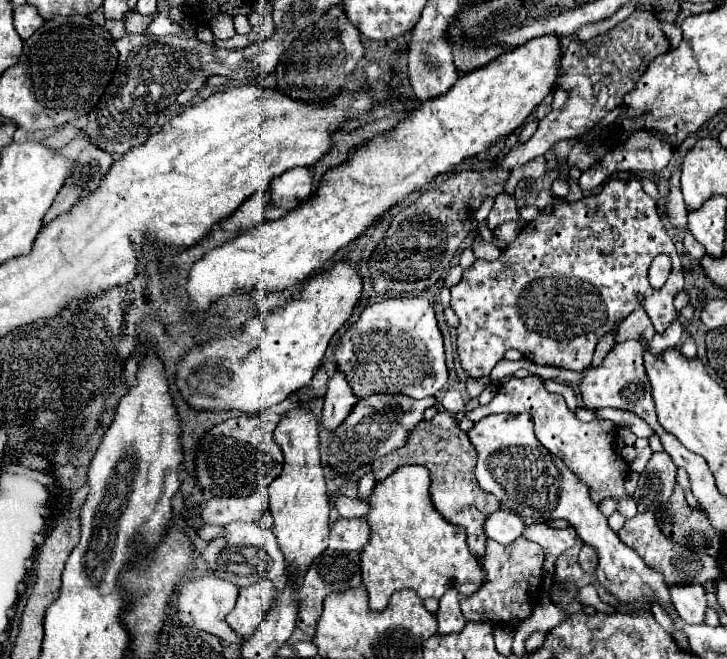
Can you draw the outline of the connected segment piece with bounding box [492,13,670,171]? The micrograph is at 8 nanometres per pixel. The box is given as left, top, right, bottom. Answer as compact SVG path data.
M632 13L628 19L618 23L612 31L598 35L588 43L572 41L560 61L562 73L558 75L558 85L570 91L570 99L562 109L552 111L538 123L538 129L528 143L522 143L516 149L508 151L502 159L494 161L492 167L502 167L506 171L512 171L514 167L522 167L528 161L544 155L554 143L590 131L596 123L600 123L600 119L608 111L612 111L624 101L624 95L634 89L636 81L642 77L650 61L666 53L668 47L670 43L666 41L660 23L650 13Z

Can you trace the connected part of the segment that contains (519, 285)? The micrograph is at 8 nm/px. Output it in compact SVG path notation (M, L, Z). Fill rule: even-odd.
M612 179L600 193L586 195L578 201L566 201L552 191L540 191L536 203L550 203L552 211L538 211L536 219L522 227L518 237L506 245L496 261L476 259L472 267L464 269L462 281L450 289L450 305L460 319L456 327L458 357L470 377L488 377L508 349L520 351L528 361L538 365L582 371L592 363L598 339L636 309L638 295L646 297L644 307L658 333L678 315L672 301L684 289L682 263L656 211L654 199L642 191L640 181ZM662 253L670 255L672 271L664 287L654 289L648 281L648 263Z

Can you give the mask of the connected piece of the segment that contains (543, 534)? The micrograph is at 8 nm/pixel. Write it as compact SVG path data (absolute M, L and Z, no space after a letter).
M548 521L544 523L530 523L526 525L526 531L522 533L526 539L538 543L544 553L546 553L546 563L544 563L544 581L542 581L542 589L544 593L552 587L552 577L554 577L554 563L558 559L560 553L564 553L568 547L574 545L574 529L554 529L548 525Z

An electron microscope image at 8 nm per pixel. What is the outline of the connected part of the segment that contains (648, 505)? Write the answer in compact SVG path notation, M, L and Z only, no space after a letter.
M666 451L652 453L648 465L640 473L638 487L634 493L634 501L638 503L638 511L656 509L668 501L672 489L676 485L676 465L666 455Z

